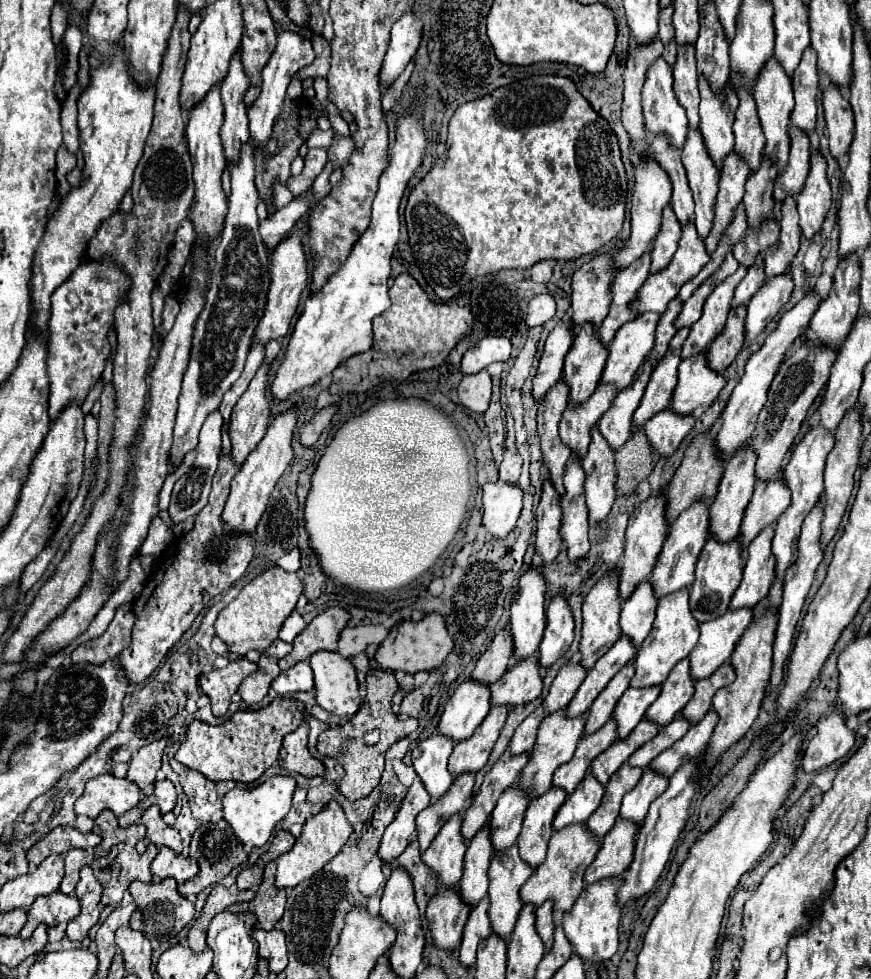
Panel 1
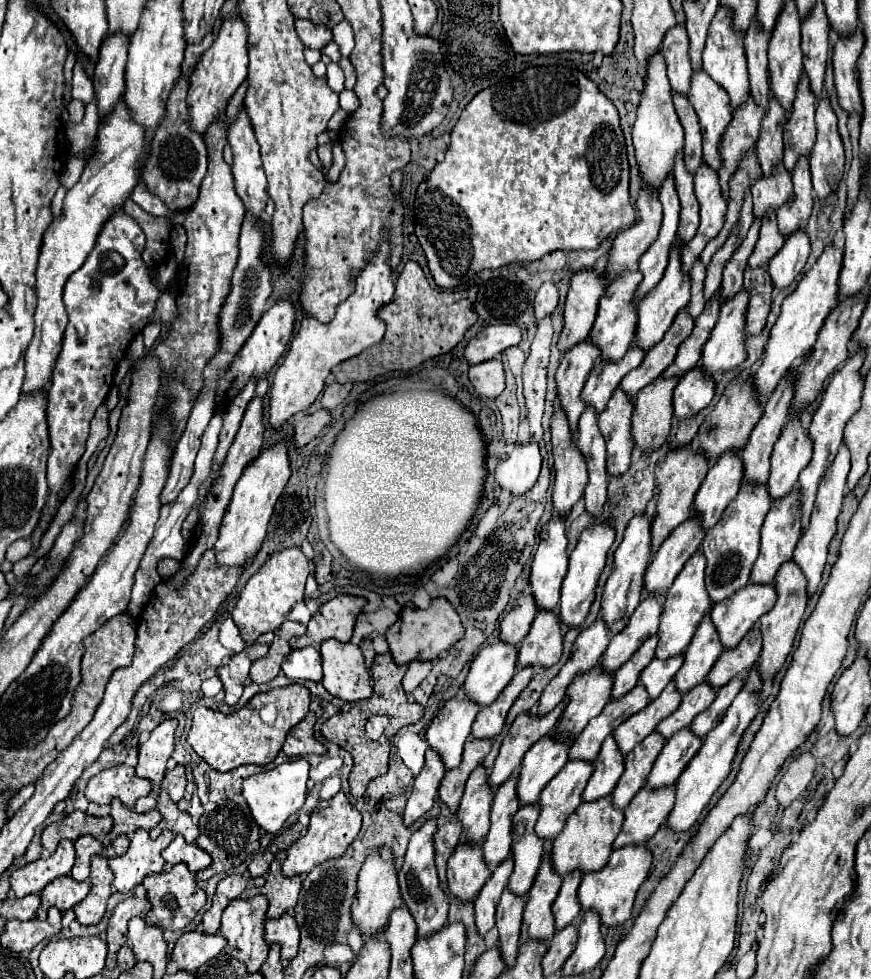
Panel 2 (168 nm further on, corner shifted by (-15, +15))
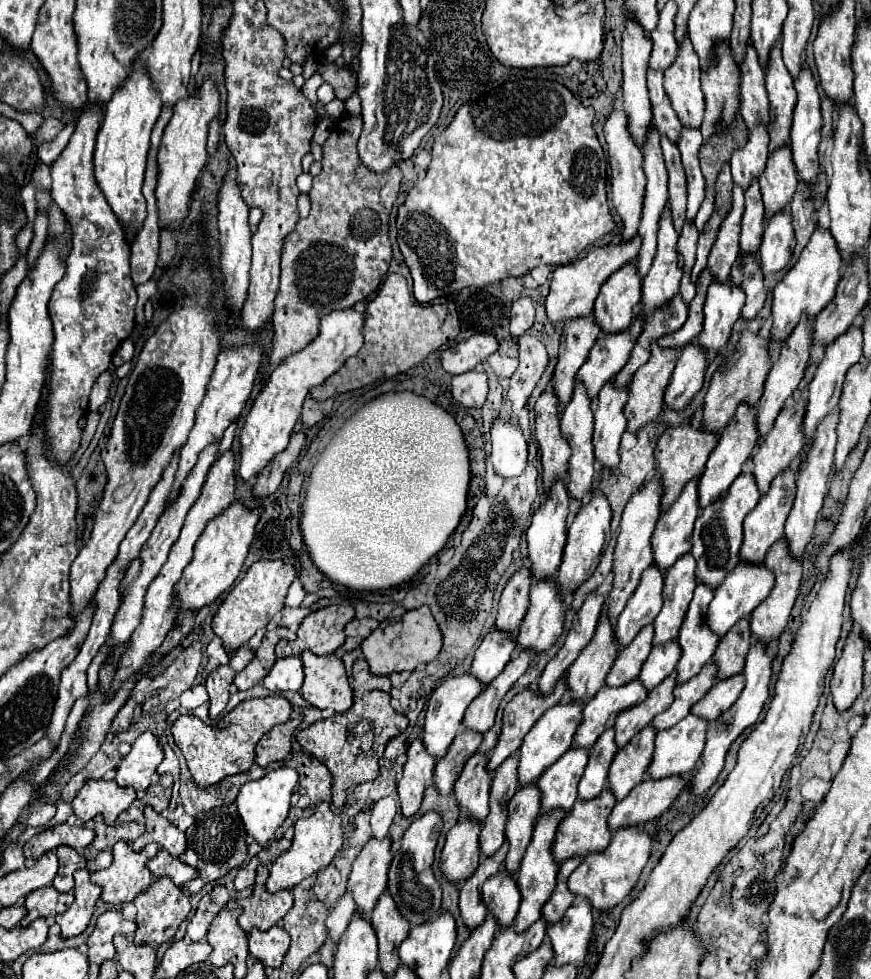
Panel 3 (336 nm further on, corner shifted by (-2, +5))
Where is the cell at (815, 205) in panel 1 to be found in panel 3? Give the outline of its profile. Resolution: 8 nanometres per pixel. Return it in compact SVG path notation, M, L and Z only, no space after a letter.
M802 69L800 77L794 81L794 87L798 91L798 103L794 109L794 123L792 123L792 133L794 135L794 145L790 137L790 149L794 157L794 165L804 179L804 183L812 185L818 181L820 175L820 161L818 161L818 145L820 145L820 127L822 127L822 117L820 117L820 97L816 89L816 81L810 73L810 69Z

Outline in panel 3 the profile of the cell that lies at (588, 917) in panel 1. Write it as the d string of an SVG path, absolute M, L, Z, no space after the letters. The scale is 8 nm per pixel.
M626 827L612 835L612 843L596 855L586 857L580 867L570 875L568 889L578 899L588 899L594 909L610 911L616 907L636 885L646 861L650 857L650 837L640 827Z

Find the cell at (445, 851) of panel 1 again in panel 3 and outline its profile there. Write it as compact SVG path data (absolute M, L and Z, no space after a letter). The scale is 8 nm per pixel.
M474 753L454 785L454 797L468 819L476 819L478 823L486 819L490 783L492 775L486 769L486 755Z

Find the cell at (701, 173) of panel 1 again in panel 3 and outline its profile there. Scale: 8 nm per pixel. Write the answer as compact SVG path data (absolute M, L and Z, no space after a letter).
M684 39L674 65L666 69L664 89L680 123L686 129L700 129L706 101L700 87L698 55L694 55L690 39Z

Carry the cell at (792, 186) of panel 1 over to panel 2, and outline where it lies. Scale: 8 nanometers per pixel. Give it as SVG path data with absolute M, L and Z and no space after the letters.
M805 71L801 73L797 85L797 97L793 101L791 115L783 127L783 165L787 171L793 169L799 157L811 155L811 145L815 141L815 95L811 93Z

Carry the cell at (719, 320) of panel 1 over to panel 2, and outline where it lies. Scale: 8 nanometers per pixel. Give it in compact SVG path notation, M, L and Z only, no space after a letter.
M753 219L745 239L741 241L739 249L733 253L733 257L727 261L723 269L723 289L721 289L721 303L731 297L731 293L737 293L737 289L743 289L743 269L747 267L747 259L755 247L755 241L759 237L761 219Z

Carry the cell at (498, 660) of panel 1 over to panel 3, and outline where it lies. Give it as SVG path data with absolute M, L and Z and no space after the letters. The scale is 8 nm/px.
M520 569L512 575L508 585L502 591L496 627L502 631L518 631L526 609L528 609L528 593L530 593L532 573L528 569Z

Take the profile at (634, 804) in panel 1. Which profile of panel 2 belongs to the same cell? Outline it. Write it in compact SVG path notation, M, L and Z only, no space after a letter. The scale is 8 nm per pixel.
M691 727L679 729L663 747L659 757L653 763L653 769L647 777L649 787L663 787L673 785L687 763L697 755L699 747L703 745L703 739L697 737Z

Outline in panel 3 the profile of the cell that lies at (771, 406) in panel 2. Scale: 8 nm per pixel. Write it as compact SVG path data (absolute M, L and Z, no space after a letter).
M802 317L800 323L796 325L796 329L792 331L792 335L784 341L784 345L780 349L780 357L768 373L768 379L766 379L766 385L764 385L764 395L760 397L758 409L756 409L756 429L758 429L760 439L770 431L770 427L774 427L774 419L782 411L784 401L794 393L794 389L798 387L798 383L804 377L804 369L806 369L806 363L808 363L808 357L810 357L810 343L812 343L810 337L812 337L812 323Z

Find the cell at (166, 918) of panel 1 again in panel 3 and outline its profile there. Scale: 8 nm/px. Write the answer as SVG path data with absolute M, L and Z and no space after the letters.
M160 877L156 879L148 889L146 893L138 895L138 899L134 899L134 905L138 907L138 913L136 913L136 923L138 923L138 929L136 929L136 935L134 935L134 943L164 943L164 941L170 941L180 923L188 917L190 913L190 901L188 897L174 885L172 879L168 877Z

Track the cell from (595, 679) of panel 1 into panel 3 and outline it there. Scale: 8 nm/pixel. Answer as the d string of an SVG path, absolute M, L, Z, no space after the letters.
M648 567L642 573L642 581L634 595L628 599L622 615L614 625L614 637L620 649L628 647L634 637L642 631L642 627L654 623L662 609L662 585L664 577L658 567Z

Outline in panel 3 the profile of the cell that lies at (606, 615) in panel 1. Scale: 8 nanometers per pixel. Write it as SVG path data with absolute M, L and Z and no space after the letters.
M658 479L650 481L648 485L644 485L638 493L632 495L632 499L628 501L624 513L622 513L622 523L620 523L620 533L618 533L618 543L614 549L614 565L612 565L612 573L614 573L614 583L612 589L604 601L602 607L602 615L606 615L608 619L612 619L612 623L616 623L618 615L622 613L622 609L626 607L628 599L632 597L634 589L640 583L642 571L646 567L652 565L652 547L650 547L650 537L654 531L654 525L660 517L660 495L662 495L662 487L658 483Z

